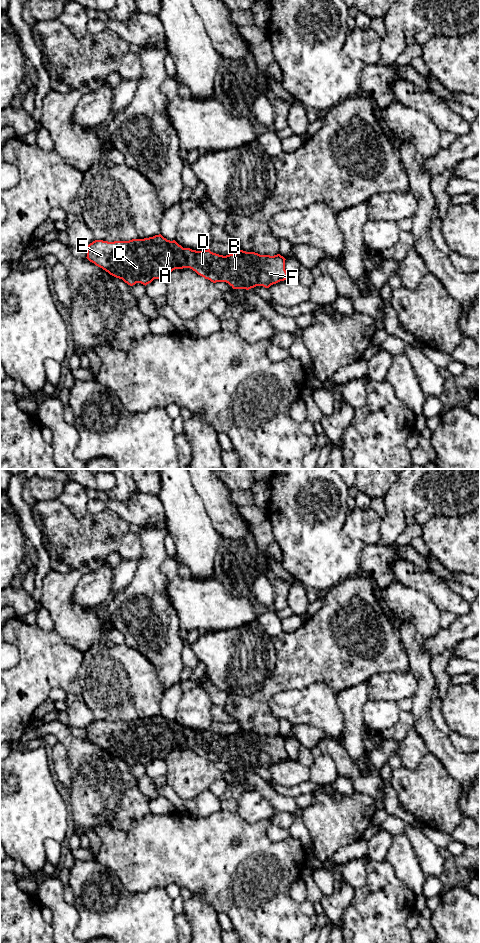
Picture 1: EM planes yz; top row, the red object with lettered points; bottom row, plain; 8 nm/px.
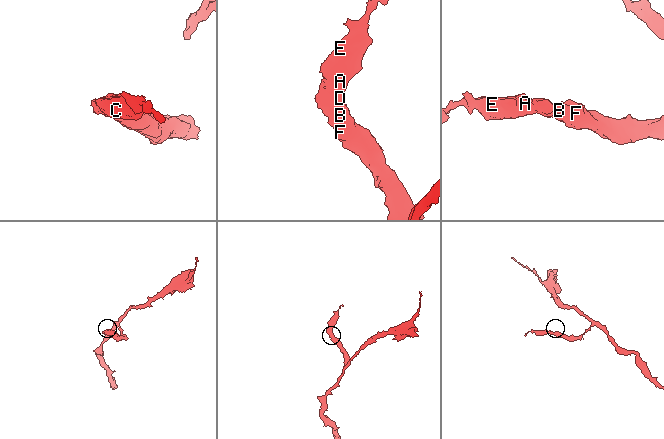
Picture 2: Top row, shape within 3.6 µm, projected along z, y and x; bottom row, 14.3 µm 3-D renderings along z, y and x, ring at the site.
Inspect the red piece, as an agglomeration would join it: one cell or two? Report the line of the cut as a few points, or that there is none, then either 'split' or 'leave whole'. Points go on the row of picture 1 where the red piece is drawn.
no cut; leave whole

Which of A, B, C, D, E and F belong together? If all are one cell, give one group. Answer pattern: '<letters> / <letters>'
A B C D E F

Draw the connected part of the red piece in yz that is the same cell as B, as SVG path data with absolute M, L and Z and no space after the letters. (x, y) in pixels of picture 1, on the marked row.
M161 234L144 239L108 242L95 240L86 248L87 259L110 275L122 279L130 286L136 283L147 285L154 279L165 280L175 269L190 268L213 283L226 282L233 289L249 290L256 286L269 288L271 285L289 279L285 270L285 258L280 254L260 255L239 250L226 256L208 250L196 251L183 248L175 240L170 241Z

